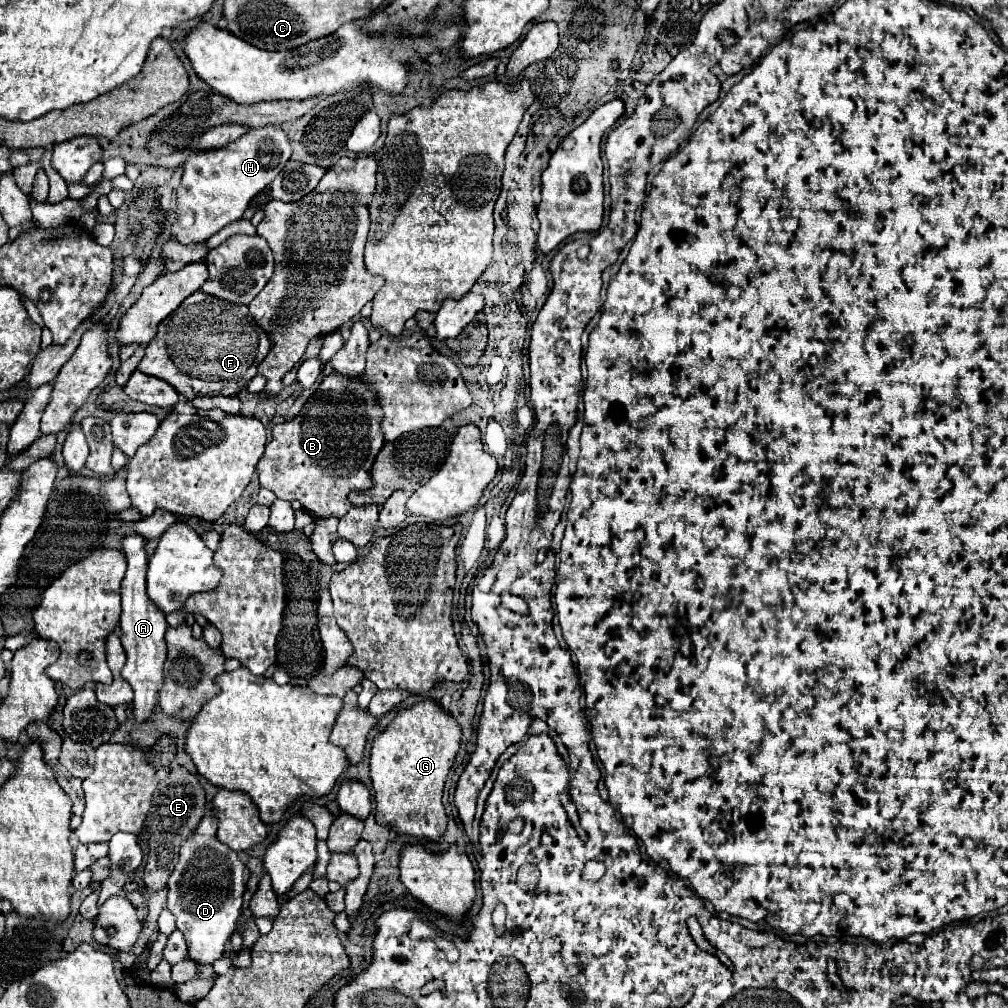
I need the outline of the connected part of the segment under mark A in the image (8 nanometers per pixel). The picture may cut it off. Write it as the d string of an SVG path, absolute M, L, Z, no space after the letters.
M124 536L122 538L122 552L128 560L128 572L122 580L122 614L120 614L120 640L126 652L126 664L122 668L122 678L132 686L134 700L132 700L132 716L136 724L144 724L158 704L158 692L162 688L162 666L166 662L166 640L164 634L168 630L164 612L150 600L146 594L146 570L148 570L148 554L146 554L146 540L142 536Z

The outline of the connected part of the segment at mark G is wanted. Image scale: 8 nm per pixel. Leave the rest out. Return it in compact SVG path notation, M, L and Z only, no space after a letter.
M426 698L408 708L400 708L394 720L372 740L370 778L376 800L376 820L394 826L402 834L440 840L446 832L446 812L442 792L460 748L462 730L456 718L438 700Z

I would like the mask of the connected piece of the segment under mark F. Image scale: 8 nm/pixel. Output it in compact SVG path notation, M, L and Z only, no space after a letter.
M198 290L160 322L138 370L166 380L188 400L218 394L236 396L258 374L258 364L268 350L270 340L248 316L248 306L236 306Z

